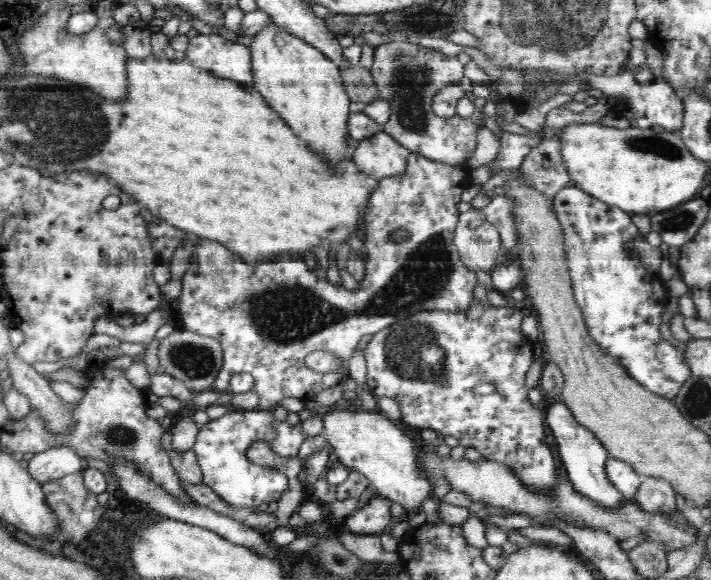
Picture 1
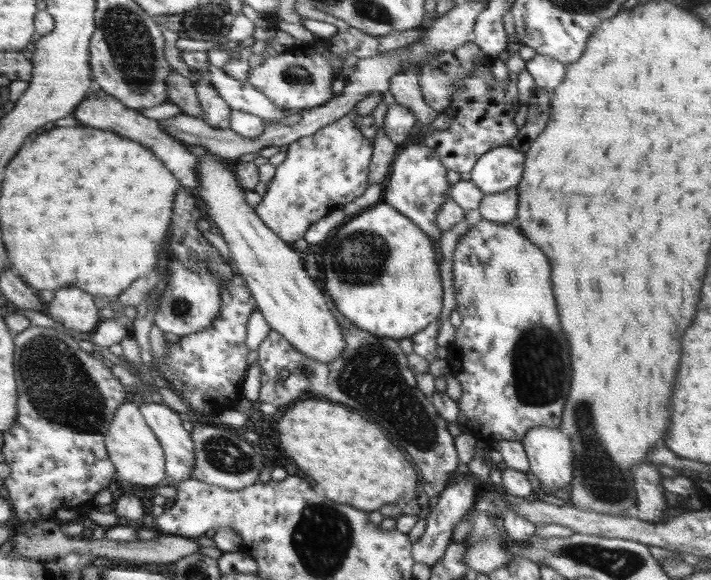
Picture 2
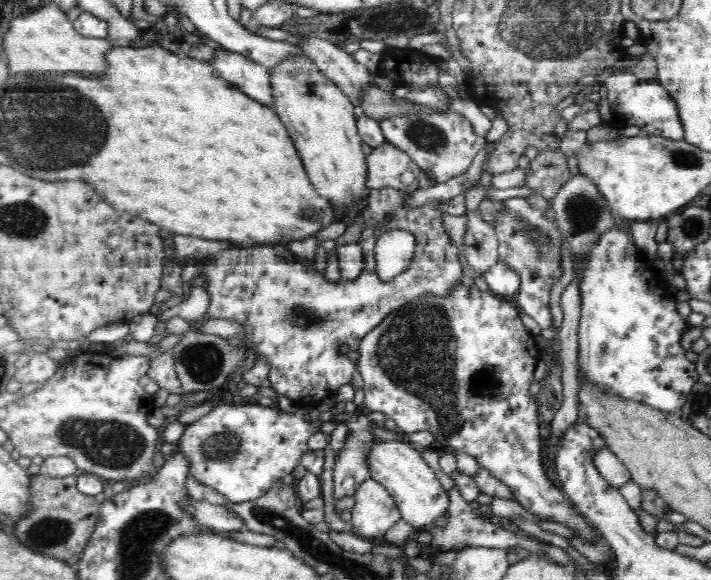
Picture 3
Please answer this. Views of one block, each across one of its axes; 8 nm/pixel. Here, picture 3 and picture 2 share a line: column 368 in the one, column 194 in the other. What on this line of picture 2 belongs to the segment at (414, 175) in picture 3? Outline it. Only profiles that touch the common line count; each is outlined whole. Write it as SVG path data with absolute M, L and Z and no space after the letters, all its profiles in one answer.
M94 89L89 93L73 114L74 118L82 124L96 126L100 130L112 130L112 132L116 132L124 138L132 138L134 142L140 142L142 146L148 146L150 150L156 150L156 154L160 154L160 162L164 162L164 166L168 166L168 170L172 170L172 174L176 174L176 178L179 179L182 186L193 190L199 186L199 180L197 179L199 158L190 153L186 145L180 140L173 137L172 134L168 134L157 120L148 118L146 115L140 114L139 111L132 110L131 107L124 106L114 96L106 94L101 89Z

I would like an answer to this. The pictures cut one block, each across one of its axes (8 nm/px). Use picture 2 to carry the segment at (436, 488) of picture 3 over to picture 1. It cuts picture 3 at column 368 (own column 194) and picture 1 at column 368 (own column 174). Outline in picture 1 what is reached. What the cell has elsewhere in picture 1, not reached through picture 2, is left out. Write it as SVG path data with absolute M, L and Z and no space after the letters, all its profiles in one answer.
M332 408L324 421L324 435L331 450L347 469L360 472L376 488L376 493L399 504L405 515L414 515L422 510L425 500L433 495L433 484L421 475L414 461L412 440L394 426L388 418L376 412L356 412L350 416L346 408Z

